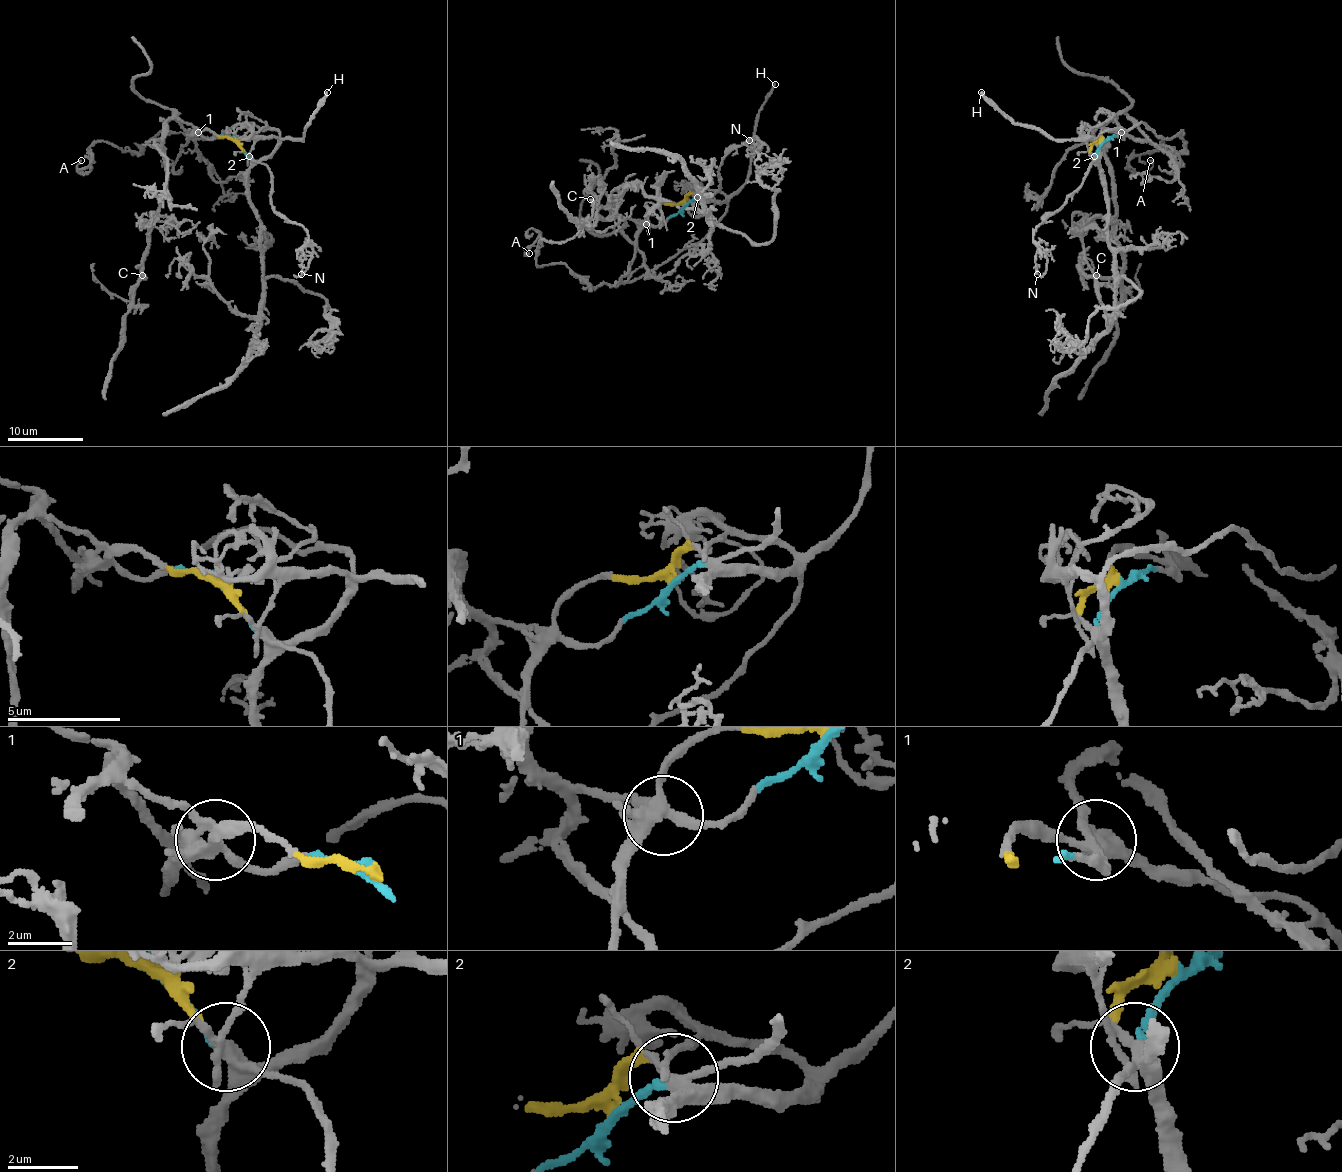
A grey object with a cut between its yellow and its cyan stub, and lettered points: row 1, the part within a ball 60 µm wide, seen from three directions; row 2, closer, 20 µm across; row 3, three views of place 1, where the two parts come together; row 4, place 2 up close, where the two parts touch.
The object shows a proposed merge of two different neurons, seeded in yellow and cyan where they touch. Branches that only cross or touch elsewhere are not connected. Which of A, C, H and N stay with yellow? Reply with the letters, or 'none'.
A, H

